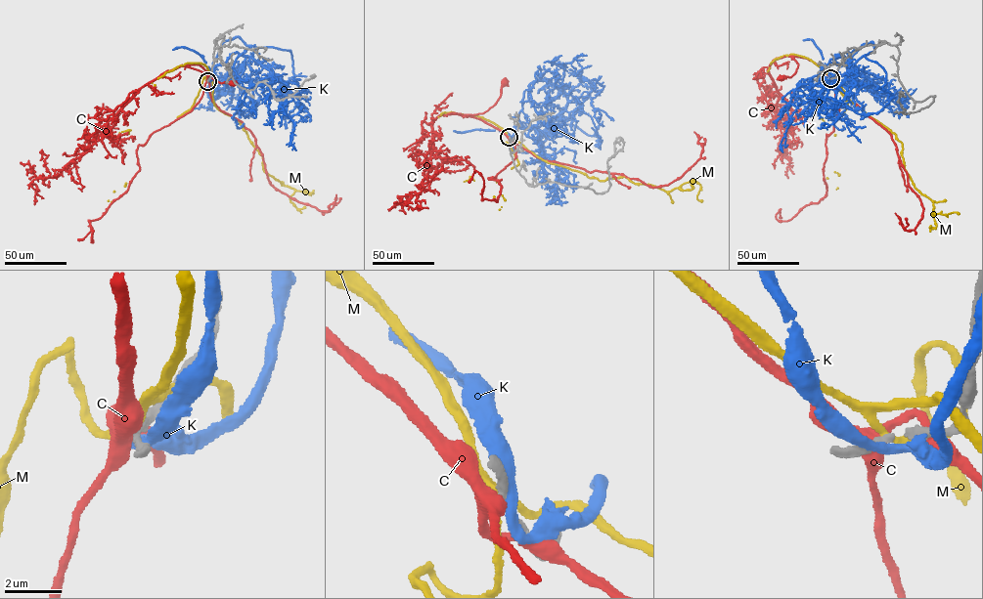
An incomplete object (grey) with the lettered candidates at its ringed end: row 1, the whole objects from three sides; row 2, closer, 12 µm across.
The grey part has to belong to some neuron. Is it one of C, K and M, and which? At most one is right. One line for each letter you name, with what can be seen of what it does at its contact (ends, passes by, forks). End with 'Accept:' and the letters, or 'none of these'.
Accept: none of these

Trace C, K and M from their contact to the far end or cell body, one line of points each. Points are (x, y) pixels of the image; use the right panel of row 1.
C: (832, 78), (808, 59), (793, 57), (798, 64), (795, 71), (790, 77), (781, 78)
K: (832, 78), (872, 42), (865, 57), (883, 68), (882, 88), (892, 98), (880, 110), (864, 114)
M: (832, 77), (849, 101), (902, 143), (906, 172), (915, 188), (933, 201), (934, 213), (960, 214)

